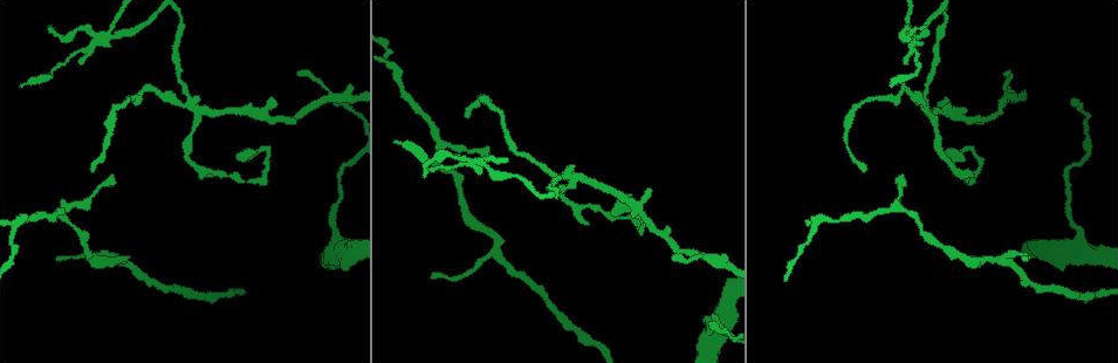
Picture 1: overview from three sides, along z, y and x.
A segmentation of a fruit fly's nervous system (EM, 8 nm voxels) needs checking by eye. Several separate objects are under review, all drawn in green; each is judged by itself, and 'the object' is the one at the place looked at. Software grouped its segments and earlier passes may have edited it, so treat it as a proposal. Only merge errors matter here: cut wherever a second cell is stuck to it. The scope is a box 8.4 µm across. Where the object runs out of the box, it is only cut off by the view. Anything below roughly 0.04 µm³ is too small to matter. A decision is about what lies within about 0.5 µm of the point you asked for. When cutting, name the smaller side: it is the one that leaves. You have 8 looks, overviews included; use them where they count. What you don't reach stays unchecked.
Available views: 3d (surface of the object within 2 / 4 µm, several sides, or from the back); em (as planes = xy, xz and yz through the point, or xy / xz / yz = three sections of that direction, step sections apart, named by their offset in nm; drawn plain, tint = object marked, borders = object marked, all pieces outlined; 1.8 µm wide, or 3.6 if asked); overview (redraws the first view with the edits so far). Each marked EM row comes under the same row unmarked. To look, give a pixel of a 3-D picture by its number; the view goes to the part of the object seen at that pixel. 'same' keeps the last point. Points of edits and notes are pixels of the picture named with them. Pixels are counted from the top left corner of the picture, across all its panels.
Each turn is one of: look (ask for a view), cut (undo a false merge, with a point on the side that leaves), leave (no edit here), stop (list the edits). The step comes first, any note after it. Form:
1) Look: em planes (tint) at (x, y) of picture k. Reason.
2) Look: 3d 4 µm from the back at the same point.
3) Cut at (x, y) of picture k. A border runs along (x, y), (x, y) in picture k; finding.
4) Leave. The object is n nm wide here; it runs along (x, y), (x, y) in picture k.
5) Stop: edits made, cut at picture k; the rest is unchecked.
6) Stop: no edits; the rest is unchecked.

Look: em planes (tint) at (556, 196) of picture 1.

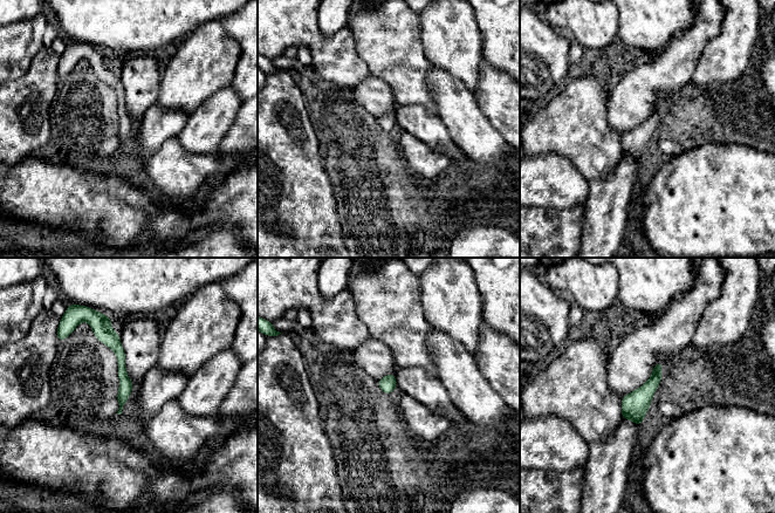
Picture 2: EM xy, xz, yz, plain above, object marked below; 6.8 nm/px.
Leave. It runs along (102, 323), (121, 355), (122, 401) in picture 2; all the same cell.

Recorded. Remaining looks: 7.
Look: 3d 2 µm at (197, 114) of picture 1. Abrupt turn.

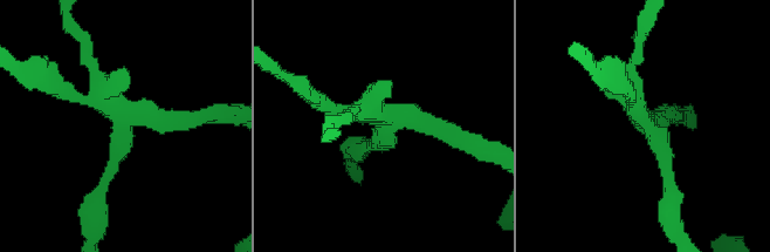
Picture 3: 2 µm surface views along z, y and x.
Look: em xy step 8 (tint) at (382, 127) of picture 3. 4 arms meet here.

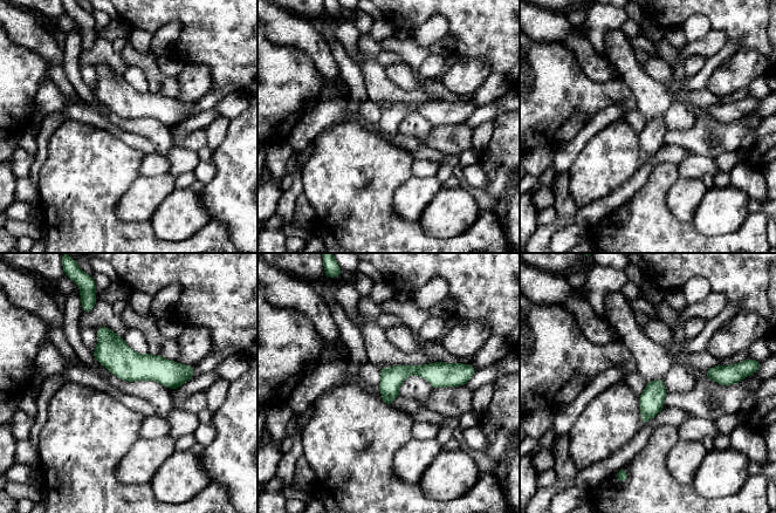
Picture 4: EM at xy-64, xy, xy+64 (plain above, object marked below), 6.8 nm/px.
Leave. It runs along (100, 332), (135, 367), (190, 368) in picture 4; one cell here.

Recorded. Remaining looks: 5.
Look: em 3.6 µm yz step 16 (tint) at (485, 166) of picture 1. Thin neck.

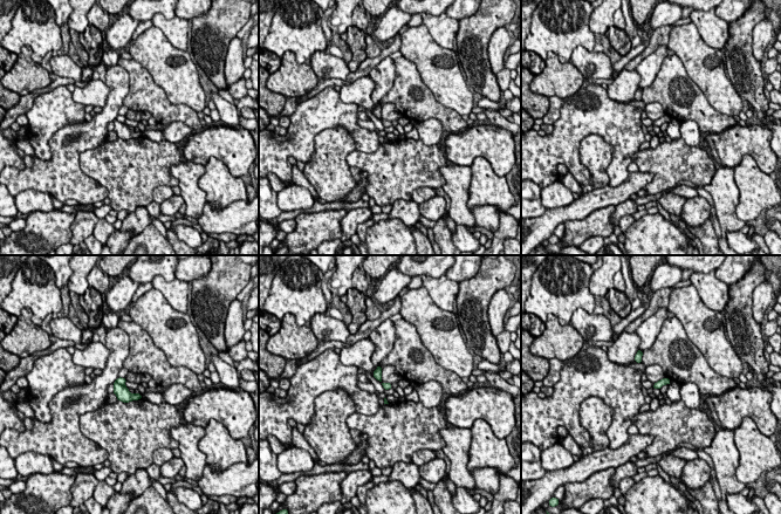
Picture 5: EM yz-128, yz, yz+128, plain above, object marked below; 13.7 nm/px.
Cut at (122, 392) of picture 5. The object is 100 nm wide here; a border runs along (116, 381), (124, 386) in picture 5; a second cell is stuck on.

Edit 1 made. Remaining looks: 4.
Stop: edits made, cut at picture 5; the rest is unchecked.

